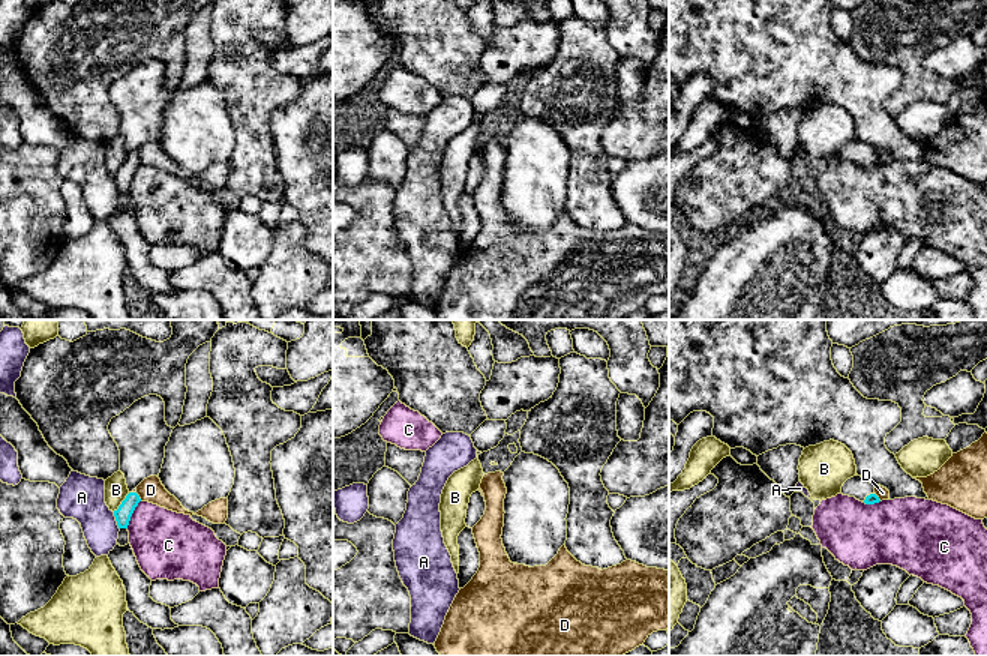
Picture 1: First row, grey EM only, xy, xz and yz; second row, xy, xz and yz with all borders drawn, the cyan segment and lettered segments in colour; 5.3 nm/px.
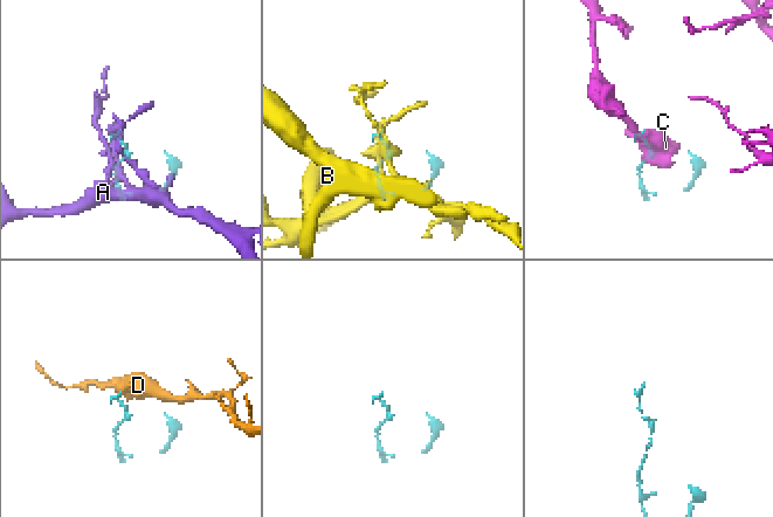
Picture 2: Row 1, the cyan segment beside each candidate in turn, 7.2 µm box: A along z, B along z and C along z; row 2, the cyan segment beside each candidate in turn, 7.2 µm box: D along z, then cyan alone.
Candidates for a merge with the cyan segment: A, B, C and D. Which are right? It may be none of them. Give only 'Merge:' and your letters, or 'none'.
Merge: none

